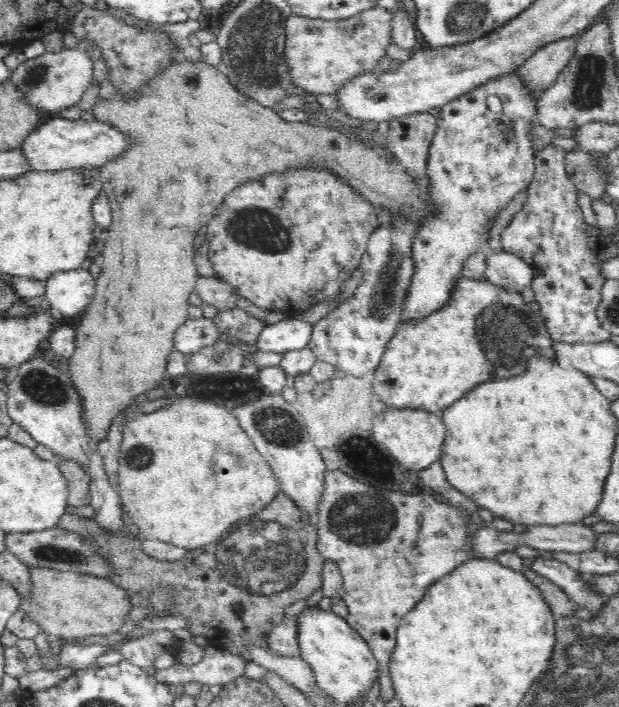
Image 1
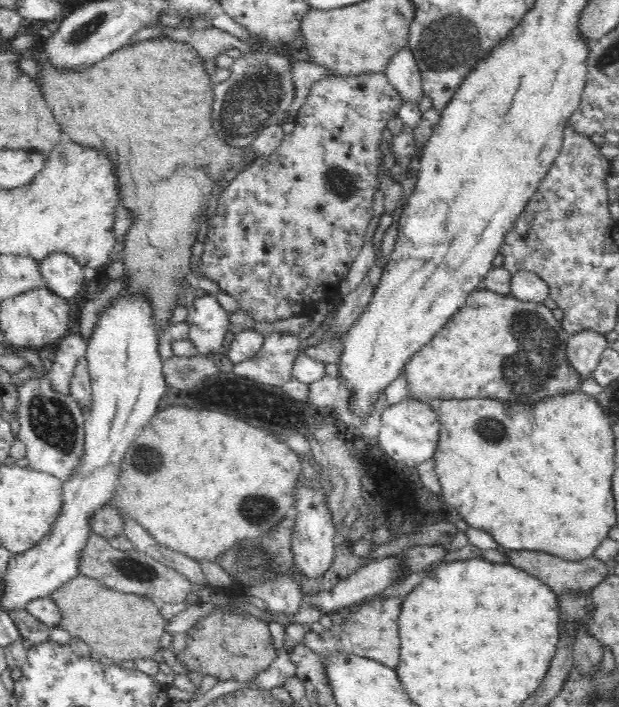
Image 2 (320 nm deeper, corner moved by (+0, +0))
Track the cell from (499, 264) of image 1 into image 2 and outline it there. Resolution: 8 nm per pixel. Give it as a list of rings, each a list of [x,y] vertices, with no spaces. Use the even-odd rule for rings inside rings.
[[[517,270],[510,277],[511,295],[523,302],[544,302],[549,298],[549,288],[539,274]]]

